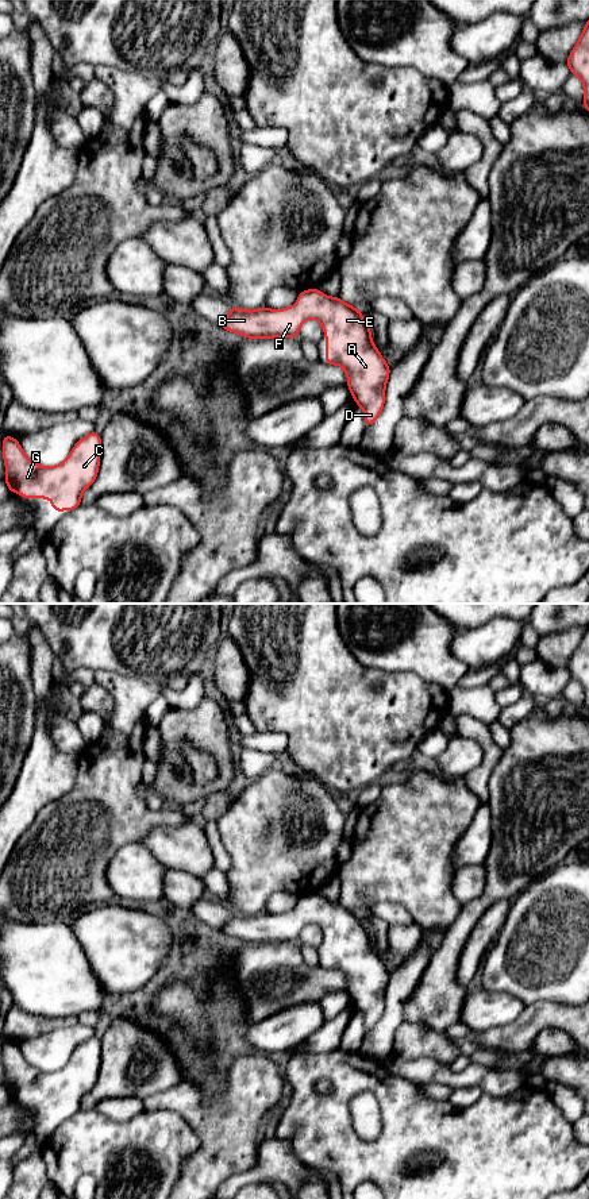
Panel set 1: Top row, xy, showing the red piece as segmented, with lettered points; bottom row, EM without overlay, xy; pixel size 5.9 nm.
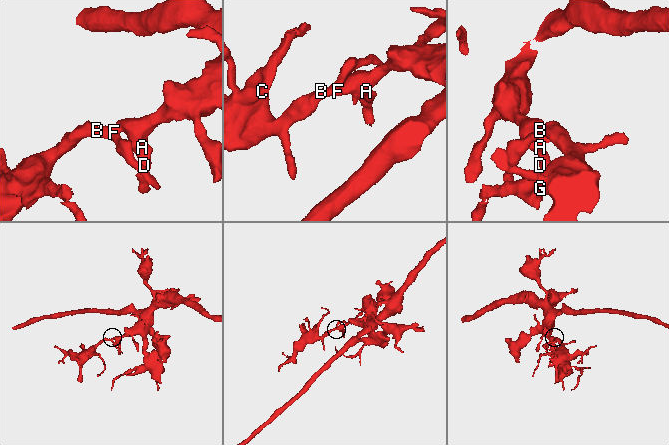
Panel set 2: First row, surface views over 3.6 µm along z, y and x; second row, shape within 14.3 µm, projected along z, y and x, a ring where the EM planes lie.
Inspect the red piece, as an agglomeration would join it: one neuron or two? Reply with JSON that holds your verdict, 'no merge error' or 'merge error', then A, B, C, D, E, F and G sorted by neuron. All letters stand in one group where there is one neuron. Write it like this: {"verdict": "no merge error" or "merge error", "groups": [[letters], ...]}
{"verdict": "no merge error", "groups": [["A", "B", "C", "D", "E", "F", "G"]]}

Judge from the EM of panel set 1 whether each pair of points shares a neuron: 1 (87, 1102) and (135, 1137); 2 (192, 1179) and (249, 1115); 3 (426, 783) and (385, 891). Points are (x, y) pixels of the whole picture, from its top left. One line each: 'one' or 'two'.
1: two
2: one
3: one

